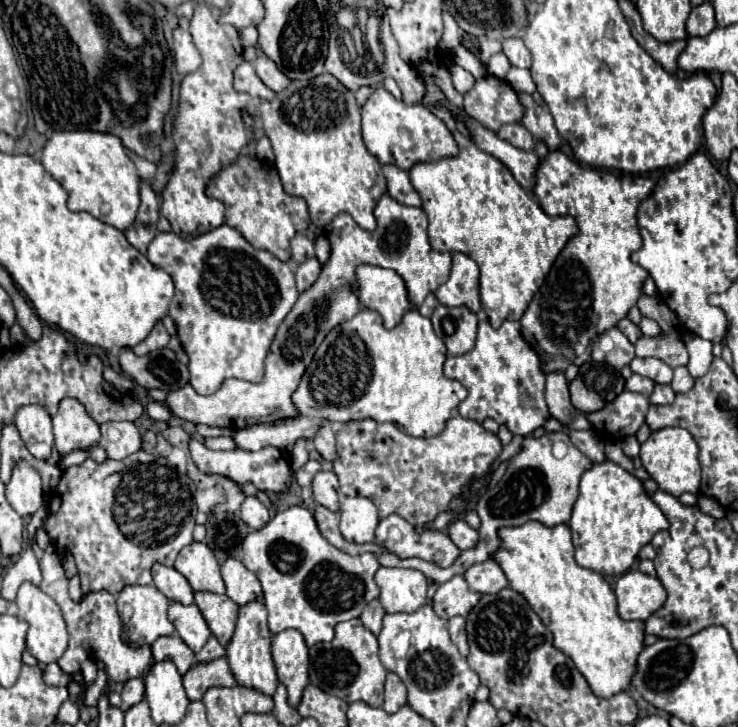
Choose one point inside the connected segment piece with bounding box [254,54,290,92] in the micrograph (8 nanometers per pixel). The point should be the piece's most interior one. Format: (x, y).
(265, 68)

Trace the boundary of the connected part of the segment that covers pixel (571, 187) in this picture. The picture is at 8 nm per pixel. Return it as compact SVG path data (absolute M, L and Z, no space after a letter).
M552 150L548 152L546 158L540 160L536 168L536 186L534 186L534 196L538 198L538 204L548 216L570 214L576 218L578 224L578 234L568 240L564 250L558 254L546 282L540 286L540 300L536 302L534 296L520 320L522 336L540 354L544 372L566 370L570 364L582 366L584 362L588 362L592 352L592 338L604 330L614 328L618 320L626 318L628 310L640 298L642 282L648 278L648 272L642 266L634 264L630 260L630 254L642 246L642 238L638 234L636 210L638 204L644 198L648 198L652 186L654 180L640 174L610 172L576 164L562 150Z

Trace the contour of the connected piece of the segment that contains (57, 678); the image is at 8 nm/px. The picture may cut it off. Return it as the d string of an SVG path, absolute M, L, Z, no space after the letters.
M54 662L54 664L48 664L46 670L44 670L44 682L50 684L50 686L68 686L70 682L78 682L82 684L82 674L76 672L76 674L66 674L60 670L60 666Z

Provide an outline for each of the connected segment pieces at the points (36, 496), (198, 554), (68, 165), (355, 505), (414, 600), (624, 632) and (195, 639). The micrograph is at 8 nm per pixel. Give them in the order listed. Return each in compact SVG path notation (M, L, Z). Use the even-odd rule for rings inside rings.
M18 462L14 466L12 478L6 484L6 498L20 516L32 516L40 508L44 498L42 480L28 462Z
M192 542L180 550L174 568L190 582L194 592L224 594L220 566L204 542Z
M90 130L54 132L44 146L42 166L68 192L68 208L72 212L88 212L120 232L132 226L140 206L140 178L120 138Z
M354 496L344 498L340 504L340 532L348 542L374 542L374 530L378 522L378 510L370 498Z
M378 568L376 584L386 612L416 612L426 604L426 576L410 568Z
M526 522L522 526L500 528L498 538L502 544L494 552L494 560L508 576L510 586L526 598L552 632L554 646L572 658L592 692L600 698L610 698L630 688L636 658L644 648L644 622L622 620L608 582L598 572L576 564L570 528L566 524L548 528L540 522Z
M172 602L168 608L168 618L174 624L178 636L190 646L192 652L200 652L204 642L208 642L208 638L212 636L210 628L196 604L184 606L184 604Z

